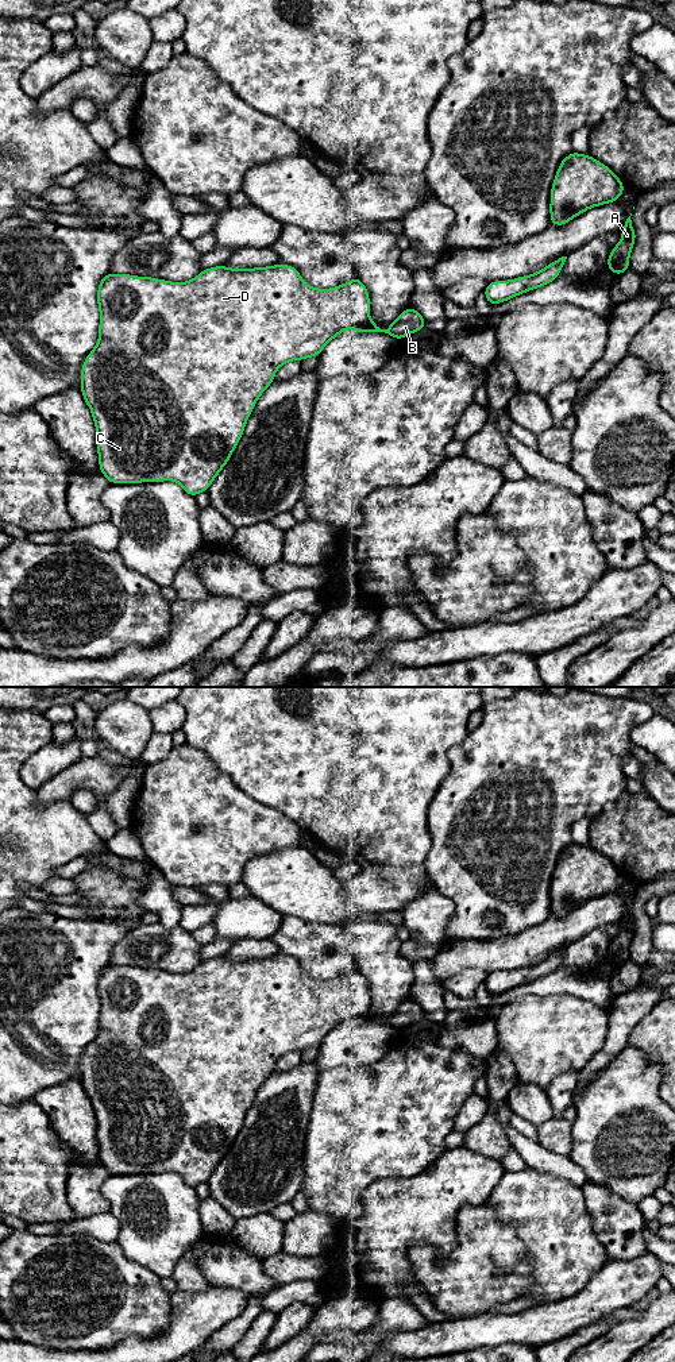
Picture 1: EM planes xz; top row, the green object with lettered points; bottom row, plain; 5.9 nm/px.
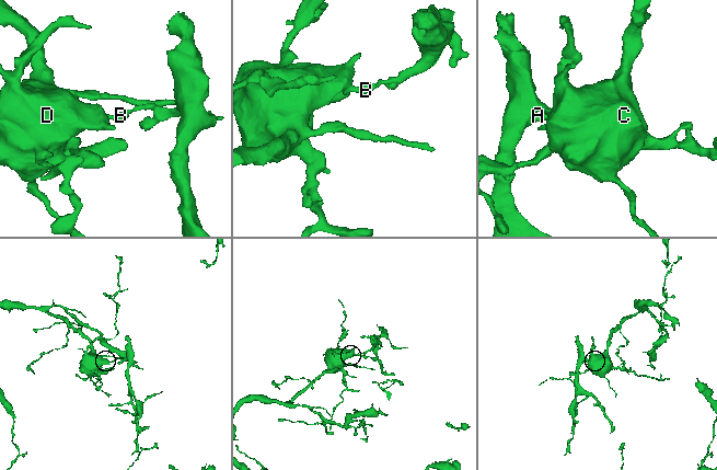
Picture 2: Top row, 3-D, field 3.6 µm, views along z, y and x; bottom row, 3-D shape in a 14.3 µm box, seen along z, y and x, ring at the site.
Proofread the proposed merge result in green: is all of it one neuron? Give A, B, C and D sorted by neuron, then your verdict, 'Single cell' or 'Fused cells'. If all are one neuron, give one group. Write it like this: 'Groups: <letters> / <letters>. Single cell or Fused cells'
Groups: A B / C D. Fused cells

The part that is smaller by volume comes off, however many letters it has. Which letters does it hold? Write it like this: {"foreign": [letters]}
{"foreign": ["A", "B"]}

